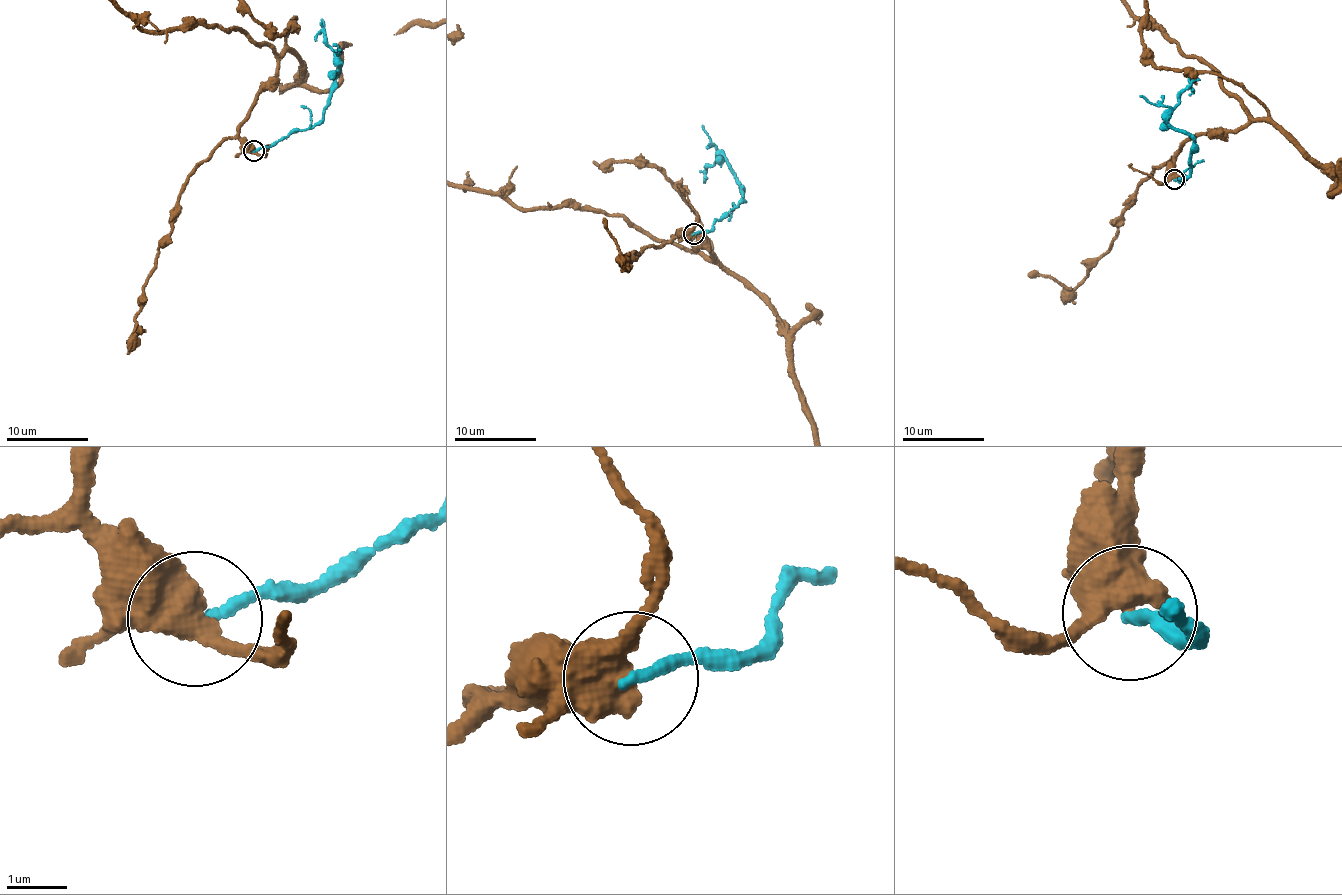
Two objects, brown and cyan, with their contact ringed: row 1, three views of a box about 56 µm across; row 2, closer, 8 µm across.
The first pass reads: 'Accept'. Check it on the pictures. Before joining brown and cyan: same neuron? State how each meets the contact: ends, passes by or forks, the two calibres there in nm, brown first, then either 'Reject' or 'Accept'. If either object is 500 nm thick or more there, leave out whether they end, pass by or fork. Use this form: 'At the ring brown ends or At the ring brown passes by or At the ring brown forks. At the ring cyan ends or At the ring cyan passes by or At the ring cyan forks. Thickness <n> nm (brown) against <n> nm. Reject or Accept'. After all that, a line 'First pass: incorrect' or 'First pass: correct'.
Thickness 500 nm (brown) against 180 nm. Reject
First pass: incorrect

